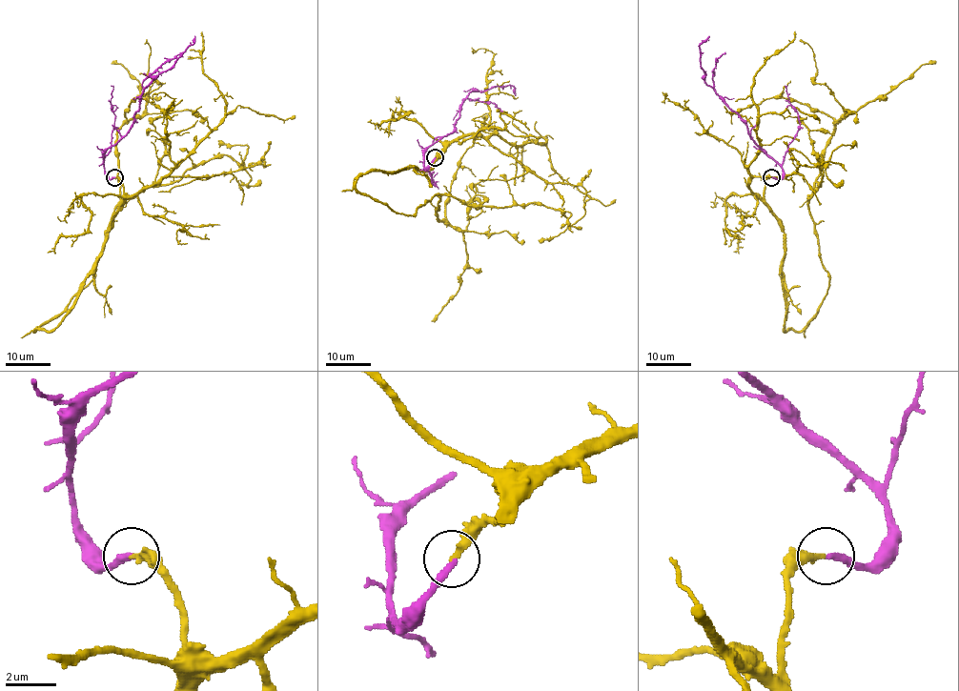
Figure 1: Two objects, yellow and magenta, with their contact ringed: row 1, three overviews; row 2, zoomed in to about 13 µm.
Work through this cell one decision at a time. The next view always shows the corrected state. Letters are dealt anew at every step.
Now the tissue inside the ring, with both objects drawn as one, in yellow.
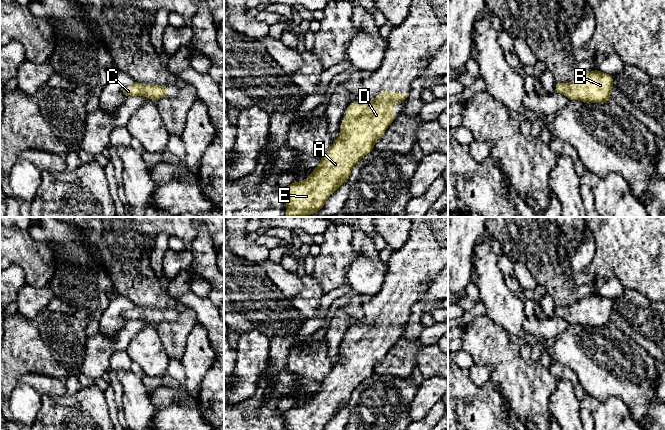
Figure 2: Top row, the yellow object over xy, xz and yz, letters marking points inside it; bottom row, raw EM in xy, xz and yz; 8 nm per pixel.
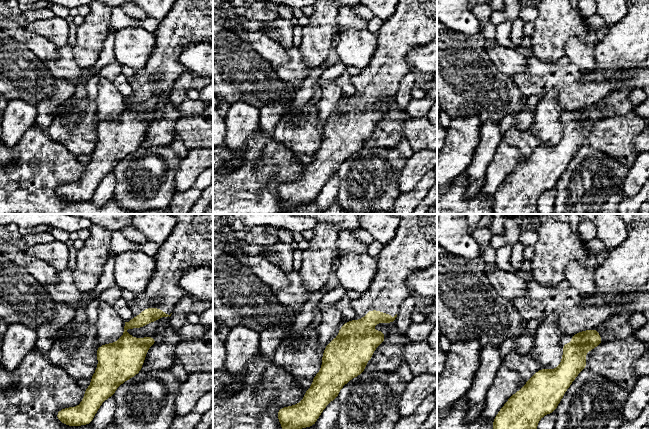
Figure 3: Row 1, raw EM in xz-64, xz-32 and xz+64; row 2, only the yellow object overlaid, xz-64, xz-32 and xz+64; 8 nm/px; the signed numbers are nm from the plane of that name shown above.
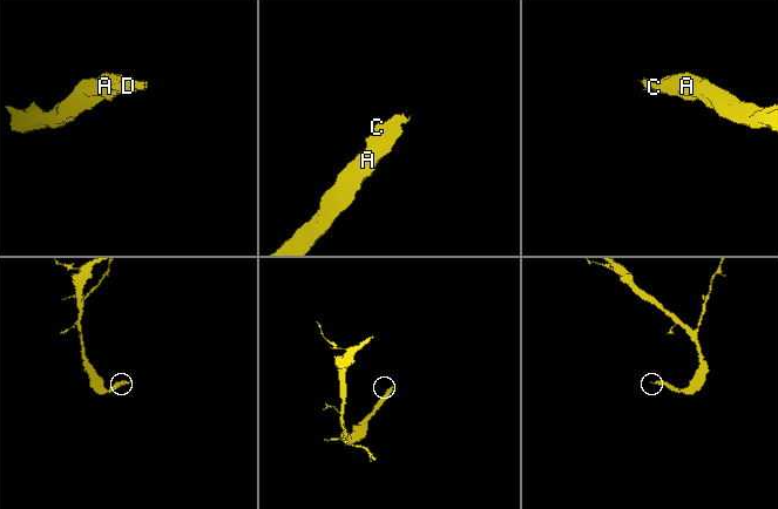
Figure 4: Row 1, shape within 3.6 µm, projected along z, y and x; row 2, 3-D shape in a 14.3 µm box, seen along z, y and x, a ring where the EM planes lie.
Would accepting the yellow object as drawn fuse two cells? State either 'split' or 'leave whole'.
leave whole

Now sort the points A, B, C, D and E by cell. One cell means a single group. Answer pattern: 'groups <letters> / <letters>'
groups A B C D E

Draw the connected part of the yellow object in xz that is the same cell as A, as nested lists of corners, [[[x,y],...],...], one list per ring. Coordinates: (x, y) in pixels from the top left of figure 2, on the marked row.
[[[381,91],[373,100],[351,102],[340,124],[340,136],[335,139],[330,149],[320,157],[321,163],[309,177],[300,182],[293,182],[285,188],[286,217],[306,217],[323,209],[327,198],[339,186],[348,181],[353,167],[364,155],[374,150],[375,142],[388,126],[396,119],[392,103],[402,103],[409,93]]]

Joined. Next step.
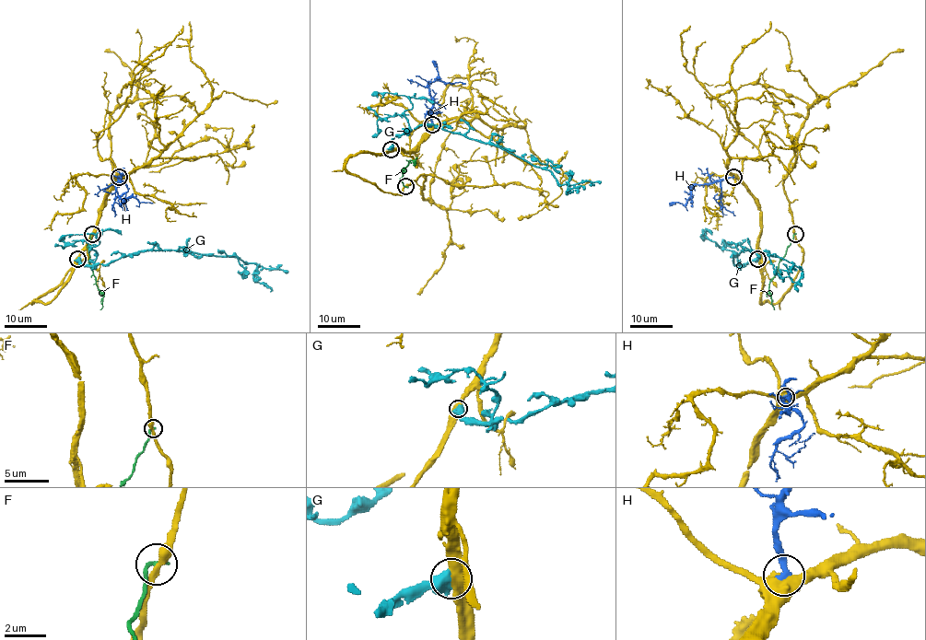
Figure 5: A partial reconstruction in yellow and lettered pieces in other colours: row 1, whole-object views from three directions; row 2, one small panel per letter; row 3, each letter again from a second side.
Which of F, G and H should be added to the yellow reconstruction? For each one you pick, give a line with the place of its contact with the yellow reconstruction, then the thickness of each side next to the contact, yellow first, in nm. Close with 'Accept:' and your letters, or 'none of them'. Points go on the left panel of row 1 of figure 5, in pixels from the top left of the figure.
H: (119, 177) | 700/360 nm
Accept: H

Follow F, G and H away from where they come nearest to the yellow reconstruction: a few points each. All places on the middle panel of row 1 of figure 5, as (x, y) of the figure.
F: (405, 186), (400, 180), (401, 171), (409, 160), (416, 163), (413, 165)
G: (391, 149), (395, 136), (433, 125), (492, 143), (547, 169), (567, 184), (567, 192), (569, 173), (564, 173)
H: (431, 124), (433, 97), (428, 84), (437, 80), (465, 84)

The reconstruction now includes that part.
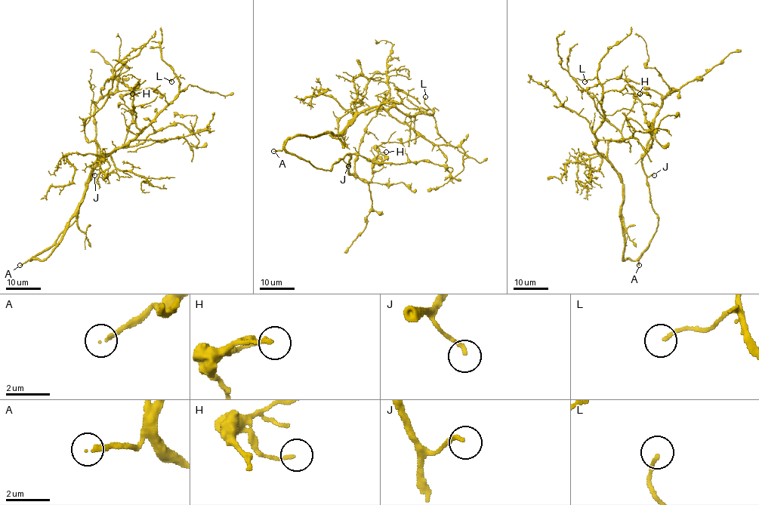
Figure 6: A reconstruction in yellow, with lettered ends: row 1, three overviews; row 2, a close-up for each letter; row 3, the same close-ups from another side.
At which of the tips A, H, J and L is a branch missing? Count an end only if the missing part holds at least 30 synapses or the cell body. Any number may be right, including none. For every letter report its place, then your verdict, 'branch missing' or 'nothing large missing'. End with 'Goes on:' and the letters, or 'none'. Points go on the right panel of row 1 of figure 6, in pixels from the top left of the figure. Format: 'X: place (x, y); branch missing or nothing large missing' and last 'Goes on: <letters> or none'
A: place (639, 265); branch missing
H: place (640, 93); nothing large missing
J: place (654, 175); nothing large missing
L: place (584, 81); nothing large missing
Goes on: A

